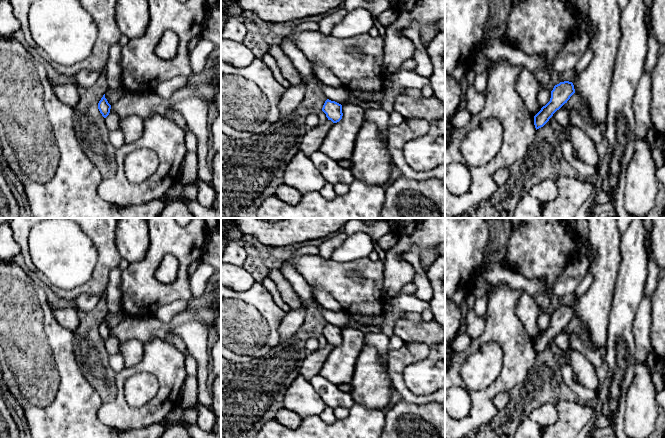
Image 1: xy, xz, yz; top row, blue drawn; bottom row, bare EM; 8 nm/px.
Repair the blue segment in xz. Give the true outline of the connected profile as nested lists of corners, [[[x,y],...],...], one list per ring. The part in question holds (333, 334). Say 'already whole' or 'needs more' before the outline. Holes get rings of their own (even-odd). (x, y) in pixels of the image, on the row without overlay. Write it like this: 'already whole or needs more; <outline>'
already whole; [[[327,323],[323,329],[322,335],[326,338],[328,344],[337,347],[342,343],[342,329]]]

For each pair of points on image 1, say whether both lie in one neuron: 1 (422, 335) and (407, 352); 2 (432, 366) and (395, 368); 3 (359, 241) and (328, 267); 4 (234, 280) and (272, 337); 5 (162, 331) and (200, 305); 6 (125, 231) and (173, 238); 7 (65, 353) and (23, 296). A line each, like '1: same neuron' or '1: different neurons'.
1: different neurons
2: different neurons
3: different neurons
4: different neurons
5: same neuron
6: different neurons
7: same neuron

